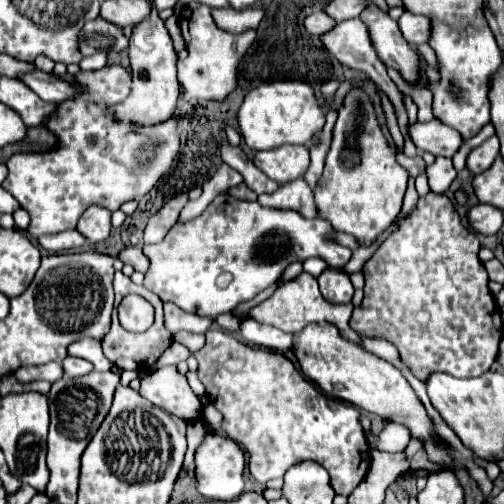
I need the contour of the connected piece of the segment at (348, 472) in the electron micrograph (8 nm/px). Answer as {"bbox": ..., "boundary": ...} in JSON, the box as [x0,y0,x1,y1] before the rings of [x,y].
{"bbox":[194,328,370,496],"boundary":[[[210,328],[206,332],[204,348],[194,352],[194,356],[200,364],[198,376],[202,384],[206,386],[206,390],[214,390],[210,392],[210,400],[224,416],[222,430],[228,438],[238,442],[248,452],[248,468],[258,482],[282,478],[290,466],[304,460],[314,460],[328,470],[330,484],[336,494],[350,496],[352,490],[362,482],[370,468],[370,448],[366,442],[366,434],[358,422],[358,408],[326,396],[312,382],[308,382],[282,352],[246,346],[238,342],[232,334],[226,334],[222,330]]]}

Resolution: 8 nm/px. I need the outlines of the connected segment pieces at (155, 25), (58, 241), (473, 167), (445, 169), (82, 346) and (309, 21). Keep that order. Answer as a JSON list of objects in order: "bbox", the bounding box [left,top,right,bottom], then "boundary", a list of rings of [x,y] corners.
[{"bbox":[114,14,178,126],"boundary":[[[150,14],[146,20],[134,26],[129,40],[129,59],[132,66],[132,92],[114,108],[114,120],[130,122],[136,126],[156,126],[170,120],[178,102],[178,80],[176,80],[176,52],[164,22],[158,14]]]},{"bbox":[38,230,86,254],"boundary":[[[68,230],[62,234],[54,234],[54,236],[40,236],[38,242],[44,250],[54,254],[54,252],[66,252],[72,248],[80,248],[86,244],[86,238],[78,230]]]},{"bbox":[466,136,500,176],"boundary":[[[496,136],[488,138],[484,144],[480,144],[478,148],[474,148],[474,150],[468,154],[466,170],[468,170],[472,176],[484,172],[486,168],[490,168],[490,164],[492,164],[494,158],[498,156],[498,152],[500,152],[498,138],[496,138]]]},{"bbox":[428,158,456,194],"boundary":[[[436,158],[436,162],[432,166],[428,166],[428,182],[432,192],[442,194],[448,190],[448,186],[452,184],[452,180],[456,178],[456,170],[452,166],[452,160],[448,158]]]},{"bbox":[68,338,113,371],"boundary":[[[82,338],[82,340],[74,342],[68,348],[68,354],[86,358],[88,362],[93,364],[94,369],[98,371],[108,371],[113,366],[111,362],[106,360],[106,356],[104,356],[104,352],[100,348],[100,340],[94,340],[94,338]]]},{"bbox":[306,12,336,36],"boundary":[[[314,12],[306,18],[306,30],[316,36],[330,32],[334,26],[336,26],[336,20],[332,16],[328,16],[326,12]]]}]

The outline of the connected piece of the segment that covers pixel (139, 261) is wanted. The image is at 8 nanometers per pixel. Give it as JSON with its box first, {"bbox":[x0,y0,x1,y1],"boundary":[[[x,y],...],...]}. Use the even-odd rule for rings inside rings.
{"bbox":[120,246,148,272],"boundary":[[[130,246],[130,248],[122,250],[120,260],[124,264],[134,266],[134,270],[138,270],[138,272],[148,272],[148,260],[146,260],[146,254],[142,252],[140,246]]]}

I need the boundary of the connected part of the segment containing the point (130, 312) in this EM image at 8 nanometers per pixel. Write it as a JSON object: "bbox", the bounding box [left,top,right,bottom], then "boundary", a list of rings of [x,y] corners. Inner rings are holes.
{"bbox":[118,294,154,332],"boundary":[[[130,294],[120,302],[118,318],[124,329],[131,332],[144,332],[154,322],[154,308],[142,296]]]}

